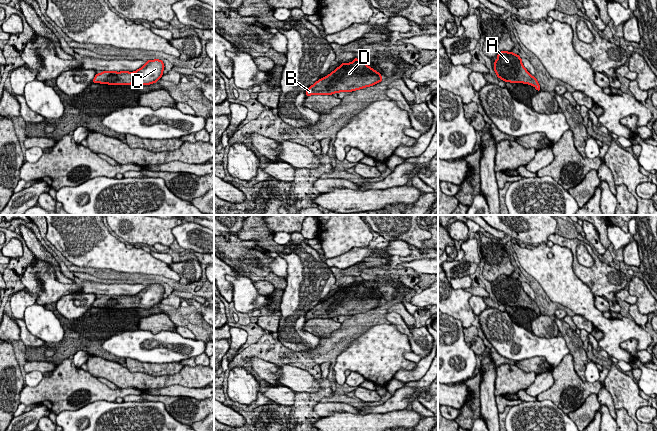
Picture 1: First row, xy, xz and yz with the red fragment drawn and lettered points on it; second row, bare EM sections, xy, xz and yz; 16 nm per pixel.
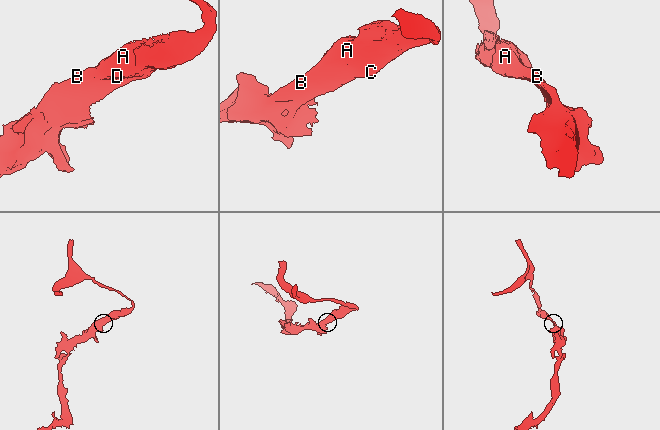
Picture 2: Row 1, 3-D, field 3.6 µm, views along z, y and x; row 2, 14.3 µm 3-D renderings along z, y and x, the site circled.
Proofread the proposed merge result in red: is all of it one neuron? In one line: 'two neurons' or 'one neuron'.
one neuron

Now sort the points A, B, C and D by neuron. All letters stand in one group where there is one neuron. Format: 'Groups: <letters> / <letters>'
Groups: A B C D

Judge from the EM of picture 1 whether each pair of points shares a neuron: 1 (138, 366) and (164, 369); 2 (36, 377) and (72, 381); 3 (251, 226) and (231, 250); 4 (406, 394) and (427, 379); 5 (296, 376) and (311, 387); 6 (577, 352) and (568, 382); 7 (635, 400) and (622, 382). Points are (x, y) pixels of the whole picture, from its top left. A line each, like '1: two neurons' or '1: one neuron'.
1: one neuron
2: two neurons
3: two neurons
4: two neurons
5: one neuron
6: two neurons
7: one neuron

